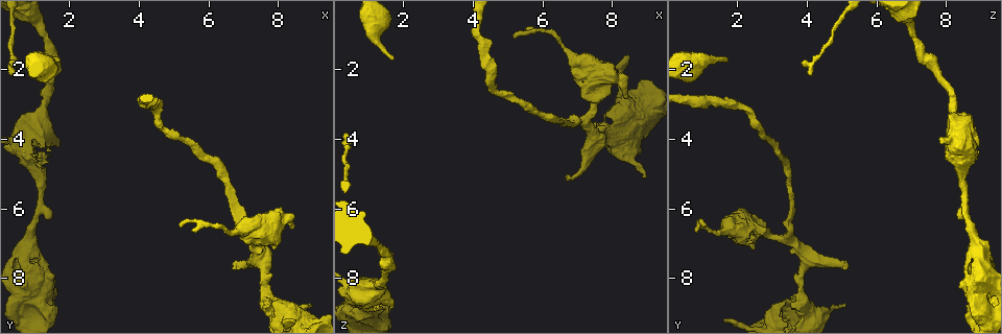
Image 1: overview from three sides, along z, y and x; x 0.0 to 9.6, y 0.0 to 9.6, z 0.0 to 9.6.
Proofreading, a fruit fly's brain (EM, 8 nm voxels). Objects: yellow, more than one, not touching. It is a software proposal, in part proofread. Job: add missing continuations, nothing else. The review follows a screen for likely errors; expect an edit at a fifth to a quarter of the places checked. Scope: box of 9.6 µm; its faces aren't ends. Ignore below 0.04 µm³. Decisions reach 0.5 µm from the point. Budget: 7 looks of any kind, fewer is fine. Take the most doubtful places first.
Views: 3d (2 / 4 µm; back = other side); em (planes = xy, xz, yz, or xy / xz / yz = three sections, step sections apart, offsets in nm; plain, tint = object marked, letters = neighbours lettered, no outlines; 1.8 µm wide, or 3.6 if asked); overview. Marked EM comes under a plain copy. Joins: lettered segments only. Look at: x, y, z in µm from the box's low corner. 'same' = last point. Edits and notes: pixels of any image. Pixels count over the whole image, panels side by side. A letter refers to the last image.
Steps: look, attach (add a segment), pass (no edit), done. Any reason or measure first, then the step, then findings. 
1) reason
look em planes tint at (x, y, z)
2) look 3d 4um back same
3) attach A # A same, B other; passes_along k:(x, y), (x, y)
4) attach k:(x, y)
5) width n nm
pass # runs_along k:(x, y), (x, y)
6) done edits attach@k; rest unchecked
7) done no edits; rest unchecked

an open end
look 3d 4um at (1.65, 1.80, 1.75)

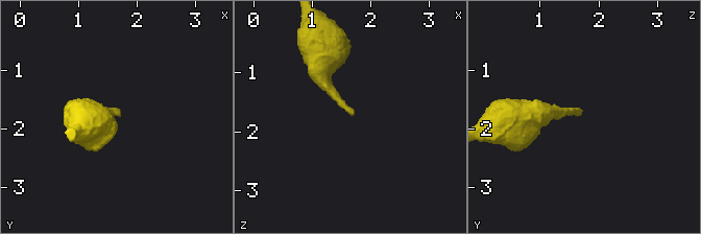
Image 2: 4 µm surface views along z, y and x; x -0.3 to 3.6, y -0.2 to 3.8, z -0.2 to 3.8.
shape alone is not enough
look em yz step 4 tint at (1.70, 1.75, 1.75)

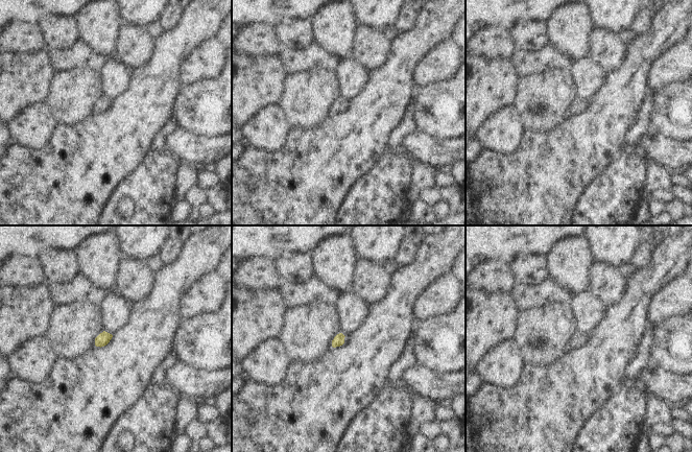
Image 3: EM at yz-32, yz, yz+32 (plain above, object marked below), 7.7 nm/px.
cut it another way
look em planes letters same

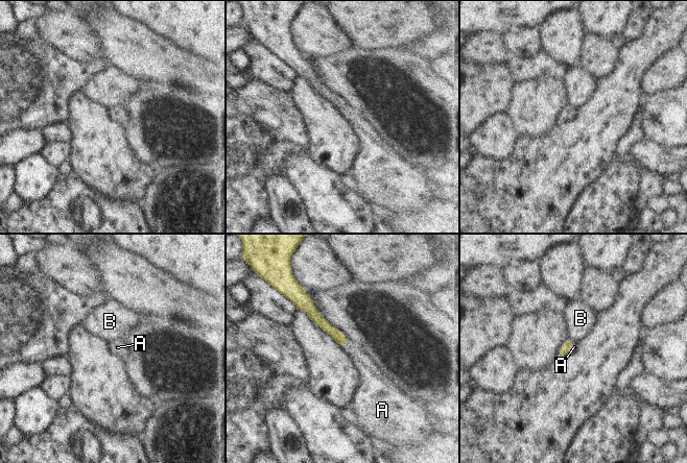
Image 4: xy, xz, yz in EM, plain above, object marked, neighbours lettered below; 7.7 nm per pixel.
attach A # A same, B other; passes_along 4:(322, 322), (345, 344), (364, 367); the neuron continues

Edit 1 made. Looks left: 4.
an open end
look em 3.6um planes letters at (8.35, 6.55, 2.85)

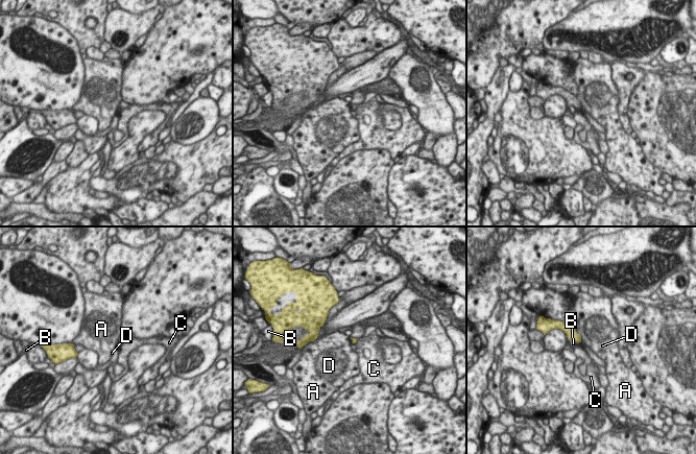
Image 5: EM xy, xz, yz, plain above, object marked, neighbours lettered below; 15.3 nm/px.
pass # A other, B other, C other, D other; border 5:(581, 338), (576, 343); no lettered segment goes on from it

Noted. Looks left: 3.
branch stops here
look 3d 4um at (9.00, 8.75, 5.10)

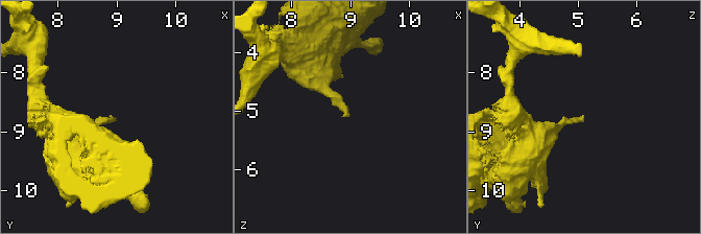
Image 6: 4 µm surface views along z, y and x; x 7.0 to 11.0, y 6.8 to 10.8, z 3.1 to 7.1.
look em 3.6um yz step 16 letters at (9.00, 8.75, 5.15)

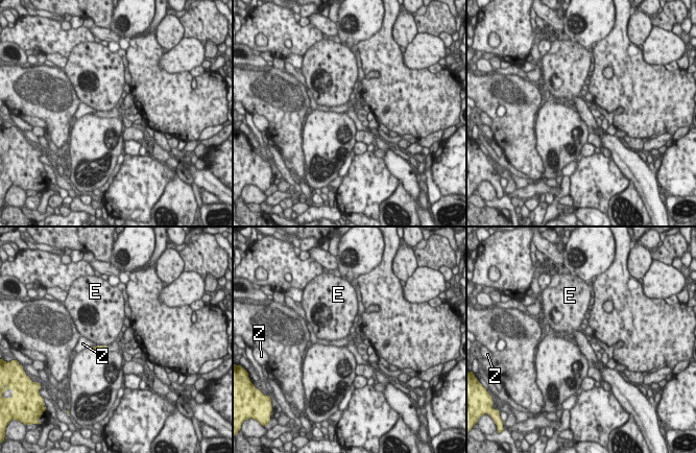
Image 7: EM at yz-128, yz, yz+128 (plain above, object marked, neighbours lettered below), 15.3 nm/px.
pass # E other, Z other; border 7:(102, 344), (105, 346); no lettered segment goes on from it

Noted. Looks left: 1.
done edits attach@4; rest unchecked

